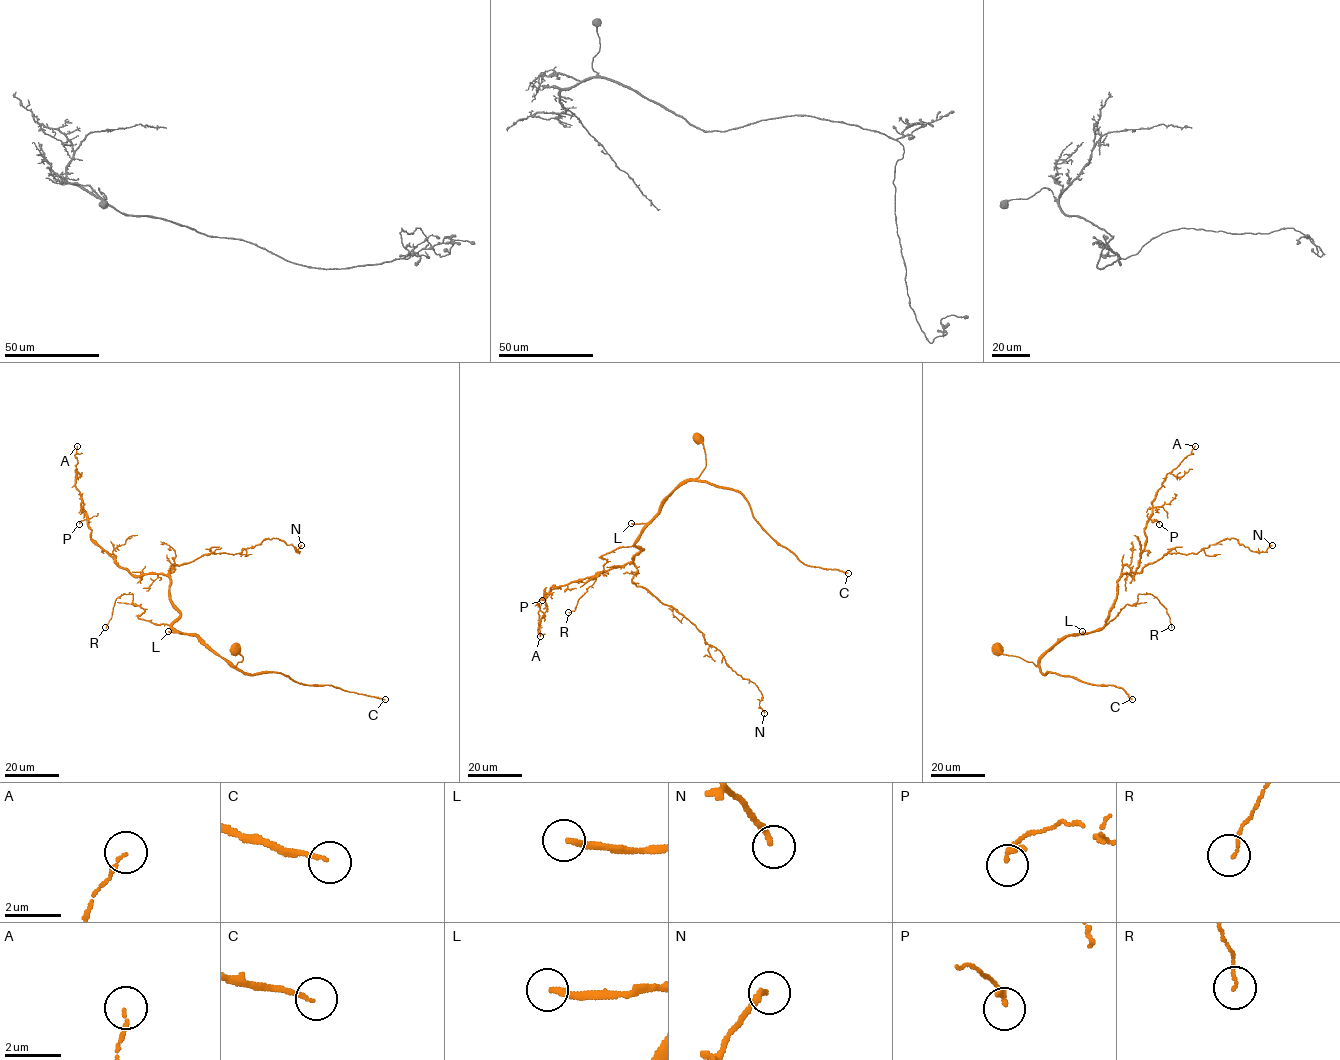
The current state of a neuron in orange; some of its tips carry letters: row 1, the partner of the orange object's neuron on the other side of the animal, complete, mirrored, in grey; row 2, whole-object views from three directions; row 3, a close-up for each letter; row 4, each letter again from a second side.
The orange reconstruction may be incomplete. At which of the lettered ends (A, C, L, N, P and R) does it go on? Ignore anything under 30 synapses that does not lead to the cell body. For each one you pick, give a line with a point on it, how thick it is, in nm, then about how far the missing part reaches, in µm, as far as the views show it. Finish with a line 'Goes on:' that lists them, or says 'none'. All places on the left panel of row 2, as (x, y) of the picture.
C: place (385, 699); calibre 130 nm; missing 300 µm
L: place (168, 631); calibre 200 nm; missing 50 µm
Goes on: C, L

